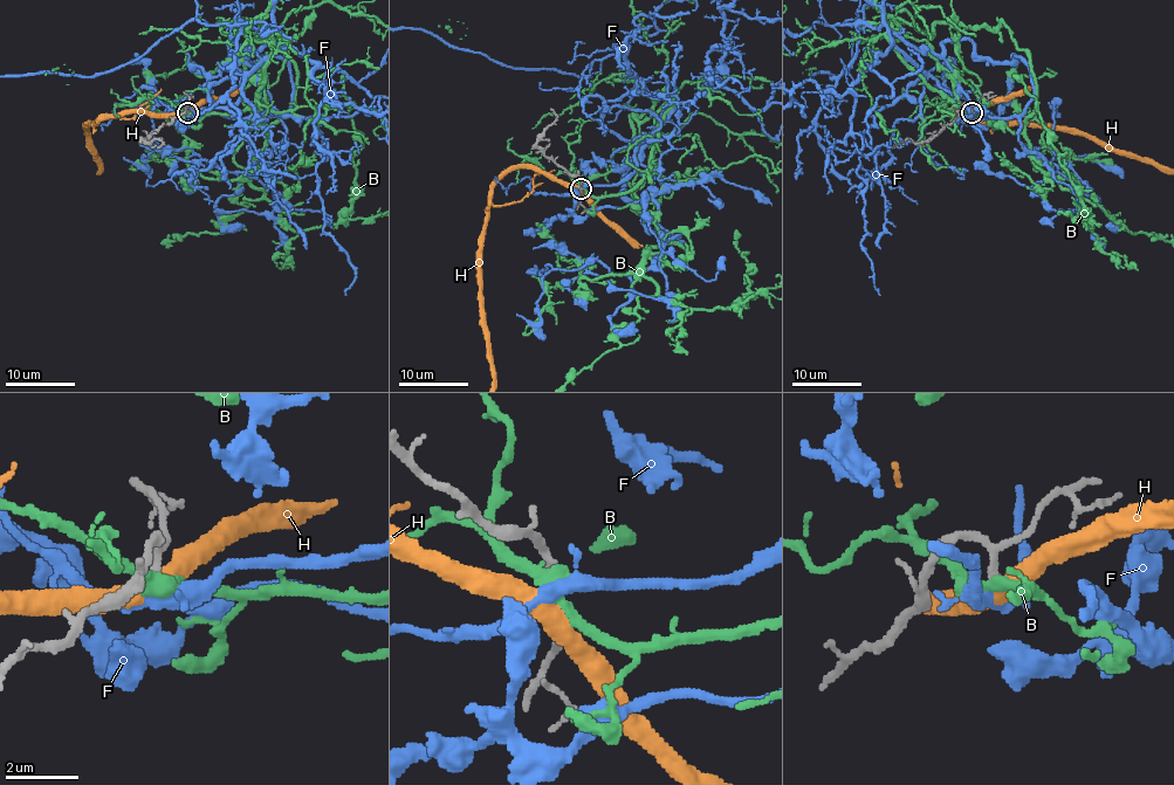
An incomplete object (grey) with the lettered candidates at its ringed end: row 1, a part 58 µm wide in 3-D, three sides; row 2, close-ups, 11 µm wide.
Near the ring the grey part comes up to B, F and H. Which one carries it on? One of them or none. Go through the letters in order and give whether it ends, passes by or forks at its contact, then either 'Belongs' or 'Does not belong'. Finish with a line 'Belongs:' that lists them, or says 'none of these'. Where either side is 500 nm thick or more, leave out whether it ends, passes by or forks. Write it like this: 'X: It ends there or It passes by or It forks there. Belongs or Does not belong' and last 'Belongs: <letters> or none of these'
B: It passes by. Does not belong
F: It forks there. Belongs
H: Does not belong
Belongs: F

